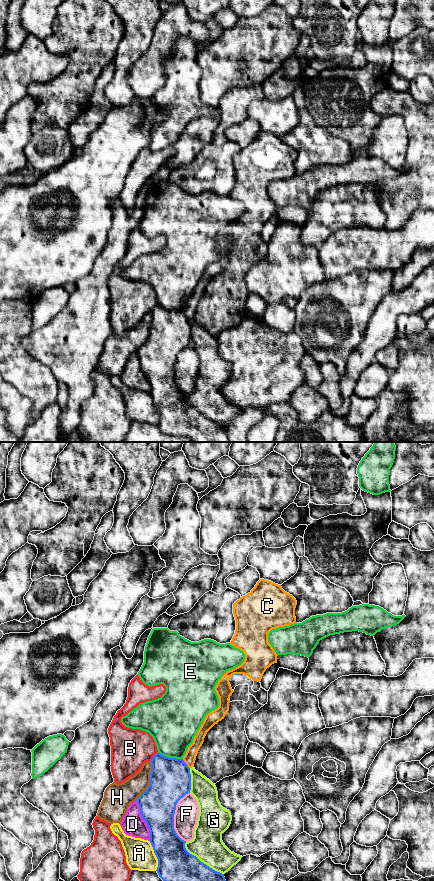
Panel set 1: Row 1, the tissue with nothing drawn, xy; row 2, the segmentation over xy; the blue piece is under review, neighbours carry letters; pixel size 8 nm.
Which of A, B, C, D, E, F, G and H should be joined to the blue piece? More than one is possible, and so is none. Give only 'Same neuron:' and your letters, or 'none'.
Same neuron: none

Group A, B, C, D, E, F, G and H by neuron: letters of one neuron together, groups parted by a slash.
A / B / C / D / E / F / G / H

